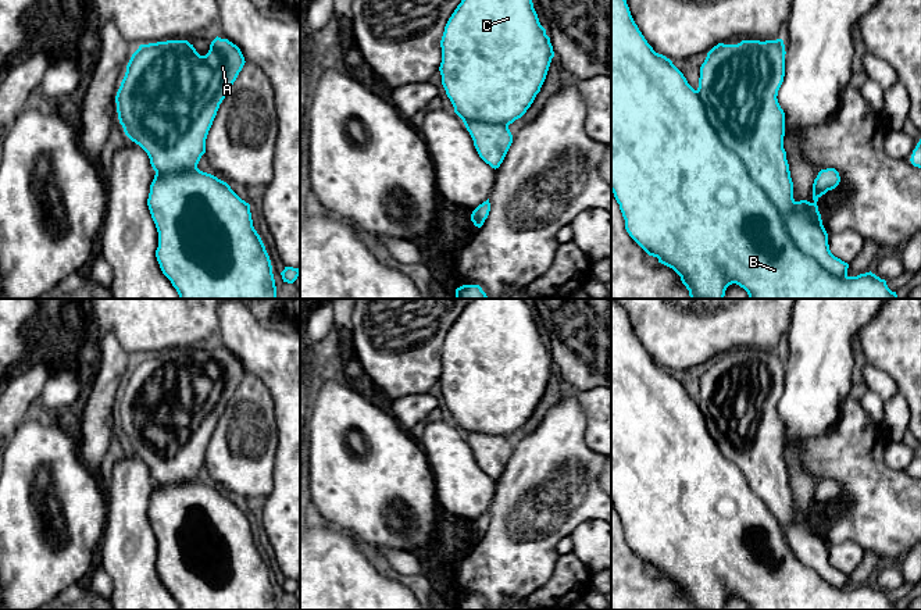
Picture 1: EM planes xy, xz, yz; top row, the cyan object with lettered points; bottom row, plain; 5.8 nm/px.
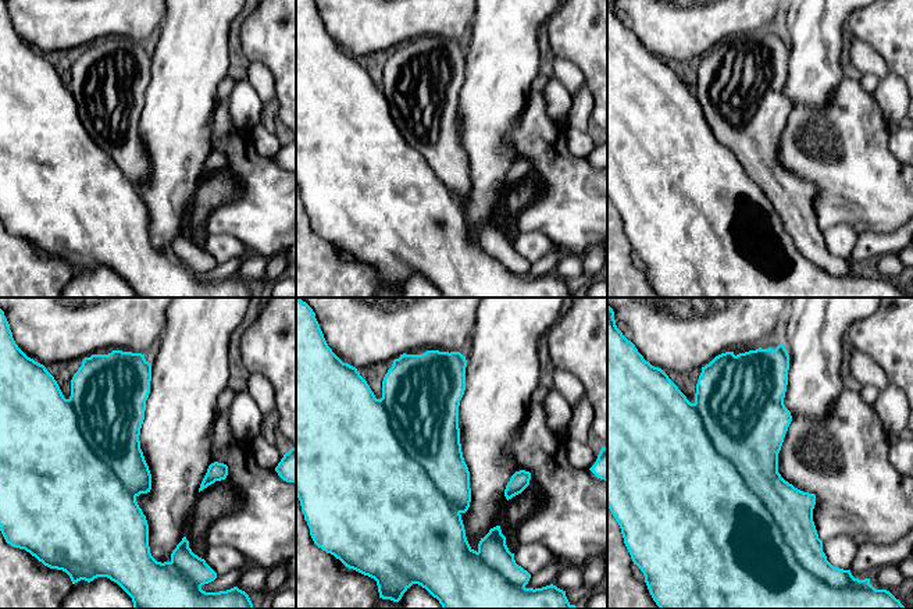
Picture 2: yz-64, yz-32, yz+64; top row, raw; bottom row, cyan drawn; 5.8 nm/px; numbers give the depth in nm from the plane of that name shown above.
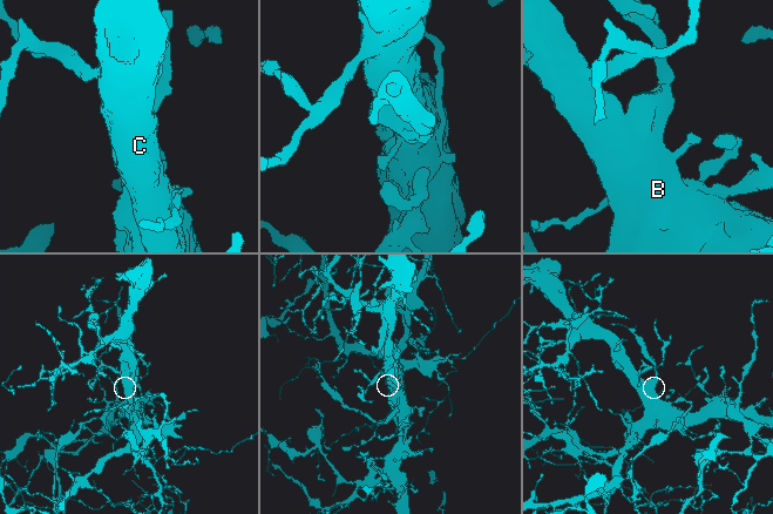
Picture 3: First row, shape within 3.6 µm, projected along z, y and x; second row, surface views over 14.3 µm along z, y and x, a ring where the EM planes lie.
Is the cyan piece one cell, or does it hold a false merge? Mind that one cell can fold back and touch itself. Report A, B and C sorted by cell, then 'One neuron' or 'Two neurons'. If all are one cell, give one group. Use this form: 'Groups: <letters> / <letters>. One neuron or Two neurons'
Groups: A / B C. Two neurons

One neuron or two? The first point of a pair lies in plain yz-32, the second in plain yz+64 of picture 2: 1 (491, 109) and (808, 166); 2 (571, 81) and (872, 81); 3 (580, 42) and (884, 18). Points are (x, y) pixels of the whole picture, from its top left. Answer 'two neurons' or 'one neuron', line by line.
1: two neurons
2: two neurons
3: one neuron

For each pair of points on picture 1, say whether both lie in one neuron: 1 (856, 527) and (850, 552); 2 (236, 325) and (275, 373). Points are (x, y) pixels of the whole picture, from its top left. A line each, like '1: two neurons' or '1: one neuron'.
1: two neurons
2: one neuron

